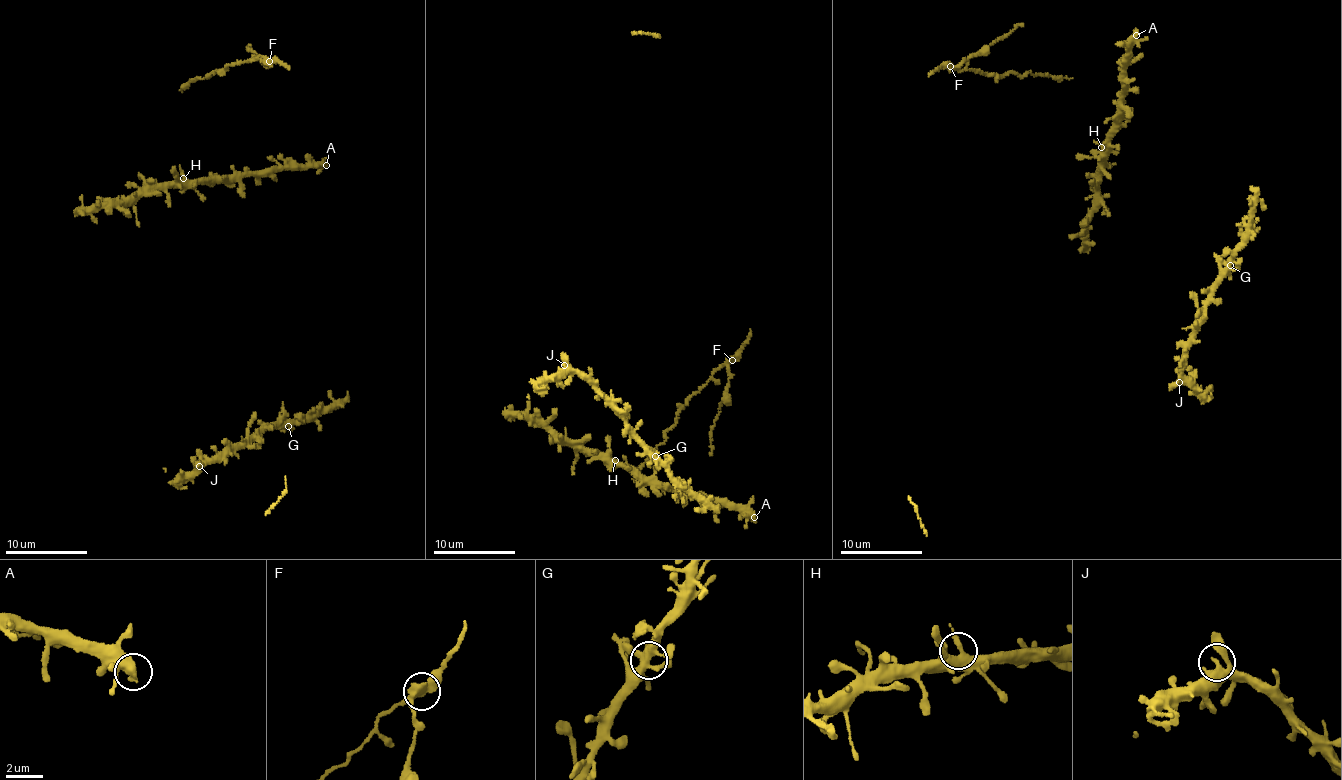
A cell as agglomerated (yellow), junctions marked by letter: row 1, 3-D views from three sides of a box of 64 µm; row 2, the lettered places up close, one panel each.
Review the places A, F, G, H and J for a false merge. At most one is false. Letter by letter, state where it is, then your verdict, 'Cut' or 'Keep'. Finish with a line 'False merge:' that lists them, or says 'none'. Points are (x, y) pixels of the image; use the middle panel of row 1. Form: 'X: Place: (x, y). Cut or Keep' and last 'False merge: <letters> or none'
A: Place: (754, 517). Keep
F: Place: (732, 360). Cut
G: Place: (655, 456). Keep
H: Place: (615, 460). Keep
J: Place: (564, 365). Keep
False merge: F

